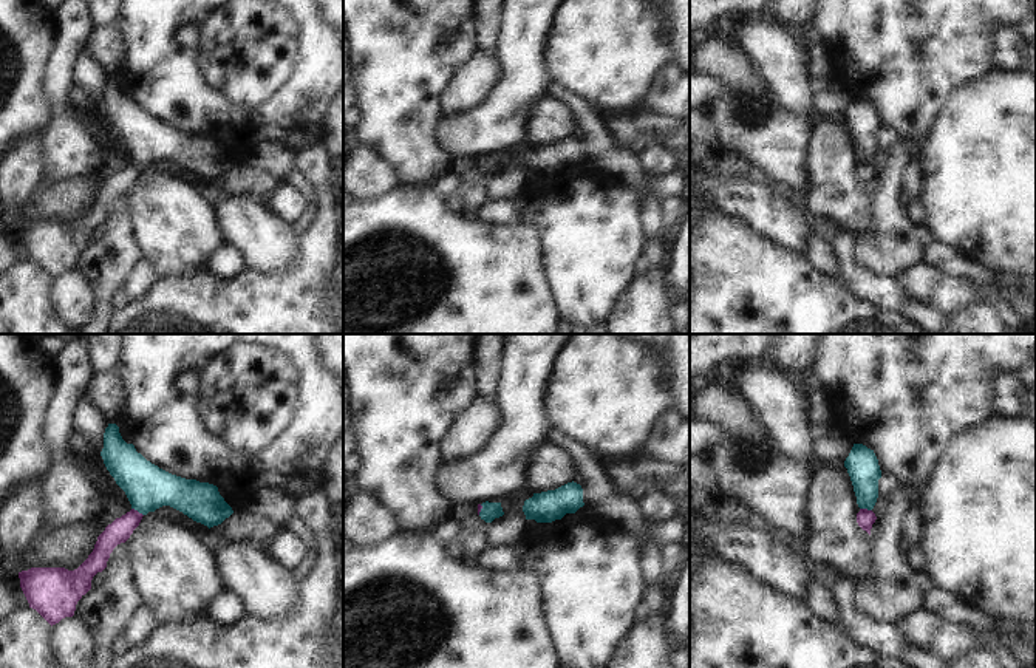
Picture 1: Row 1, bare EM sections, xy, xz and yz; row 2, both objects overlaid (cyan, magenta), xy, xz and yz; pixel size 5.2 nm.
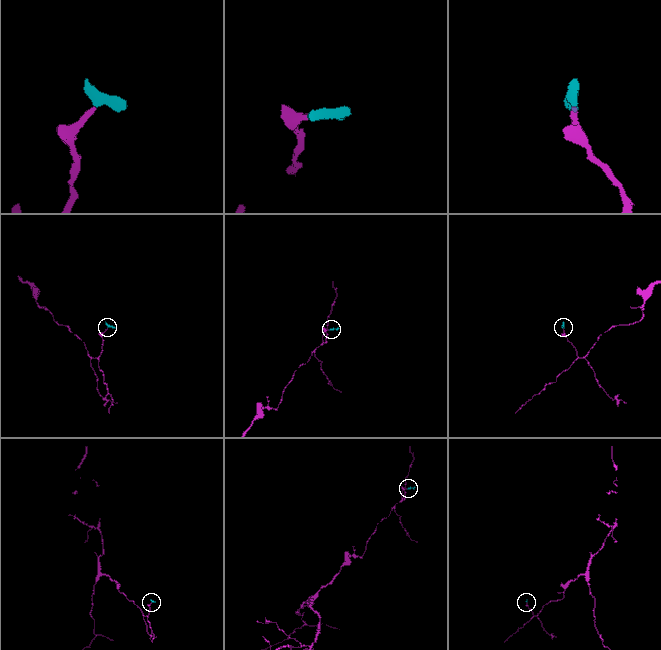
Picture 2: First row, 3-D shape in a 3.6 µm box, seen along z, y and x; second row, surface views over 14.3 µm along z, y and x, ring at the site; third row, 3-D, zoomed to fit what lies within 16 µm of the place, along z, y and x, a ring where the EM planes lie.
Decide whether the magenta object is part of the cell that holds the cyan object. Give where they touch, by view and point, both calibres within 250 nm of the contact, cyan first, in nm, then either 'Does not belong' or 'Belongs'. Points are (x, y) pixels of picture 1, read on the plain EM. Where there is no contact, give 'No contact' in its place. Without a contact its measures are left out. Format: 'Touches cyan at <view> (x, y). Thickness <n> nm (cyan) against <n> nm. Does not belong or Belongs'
Touches cyan at xy (138, 164). Thickness 240 nm (cyan) against 120 nm. Belongs

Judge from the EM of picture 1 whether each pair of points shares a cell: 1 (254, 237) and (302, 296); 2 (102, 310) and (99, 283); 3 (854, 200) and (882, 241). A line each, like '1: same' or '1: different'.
1: different
2: same
3: different

